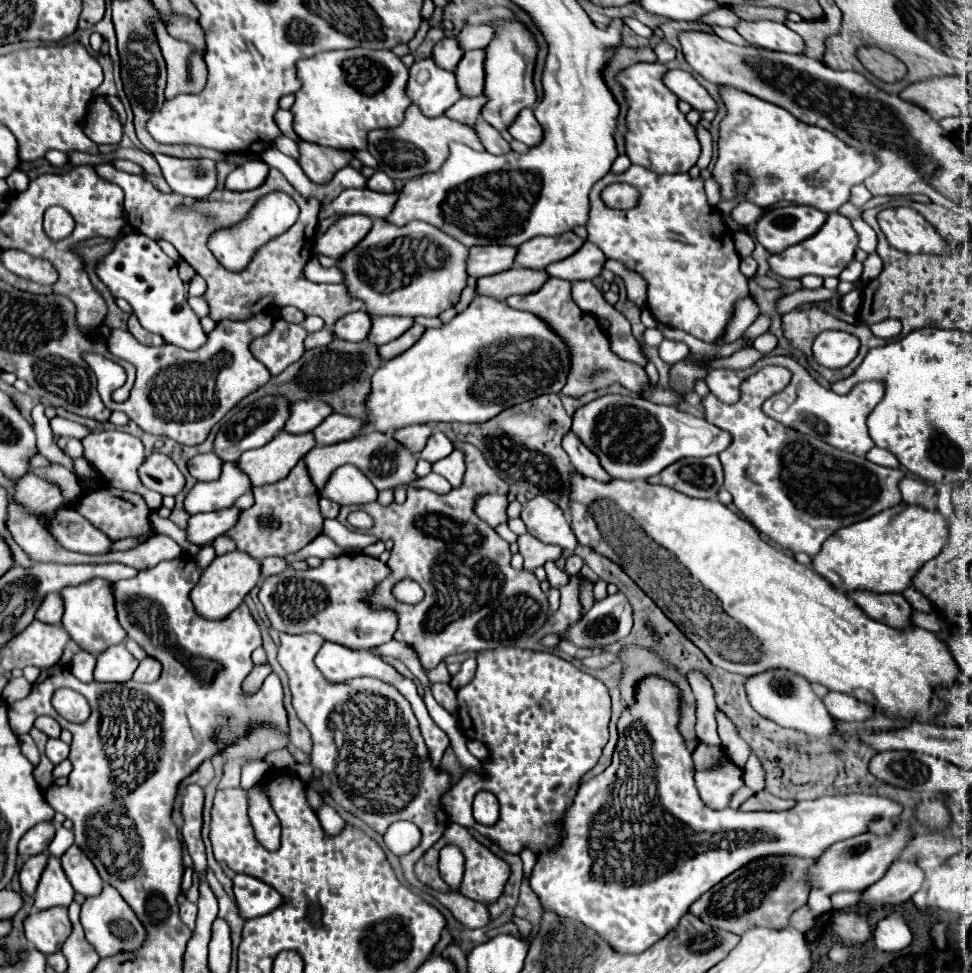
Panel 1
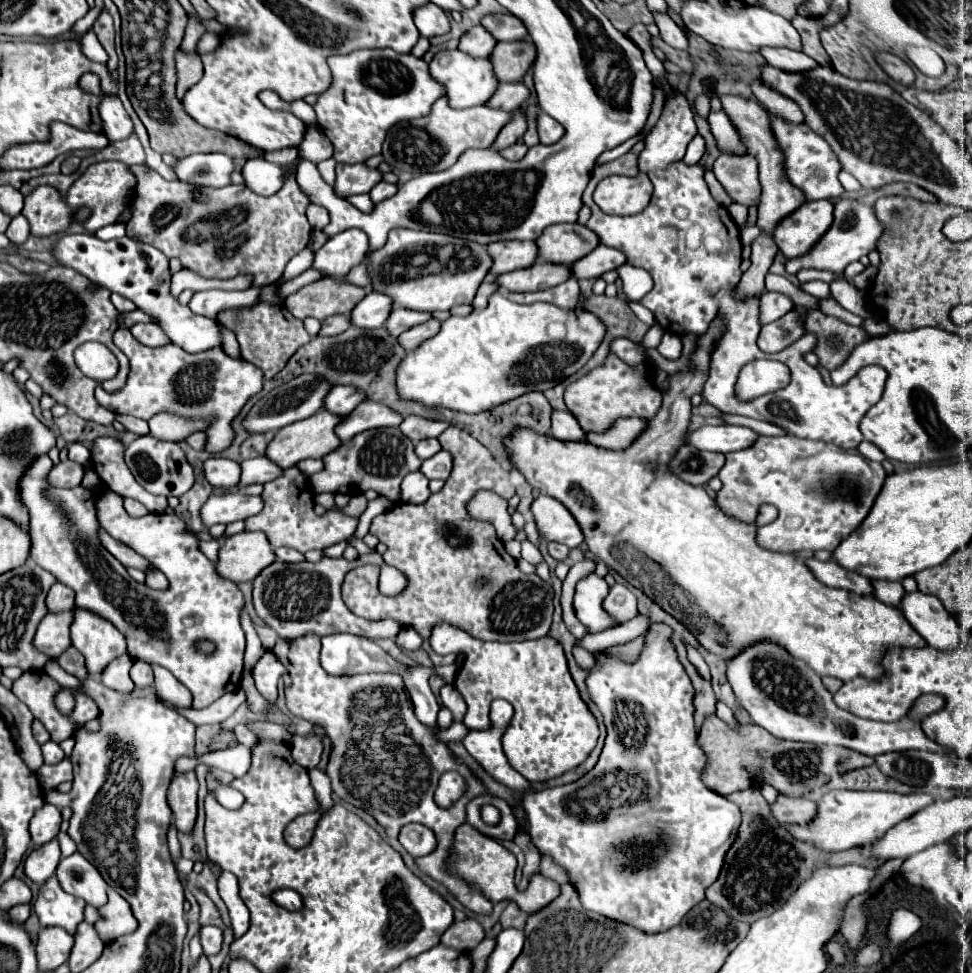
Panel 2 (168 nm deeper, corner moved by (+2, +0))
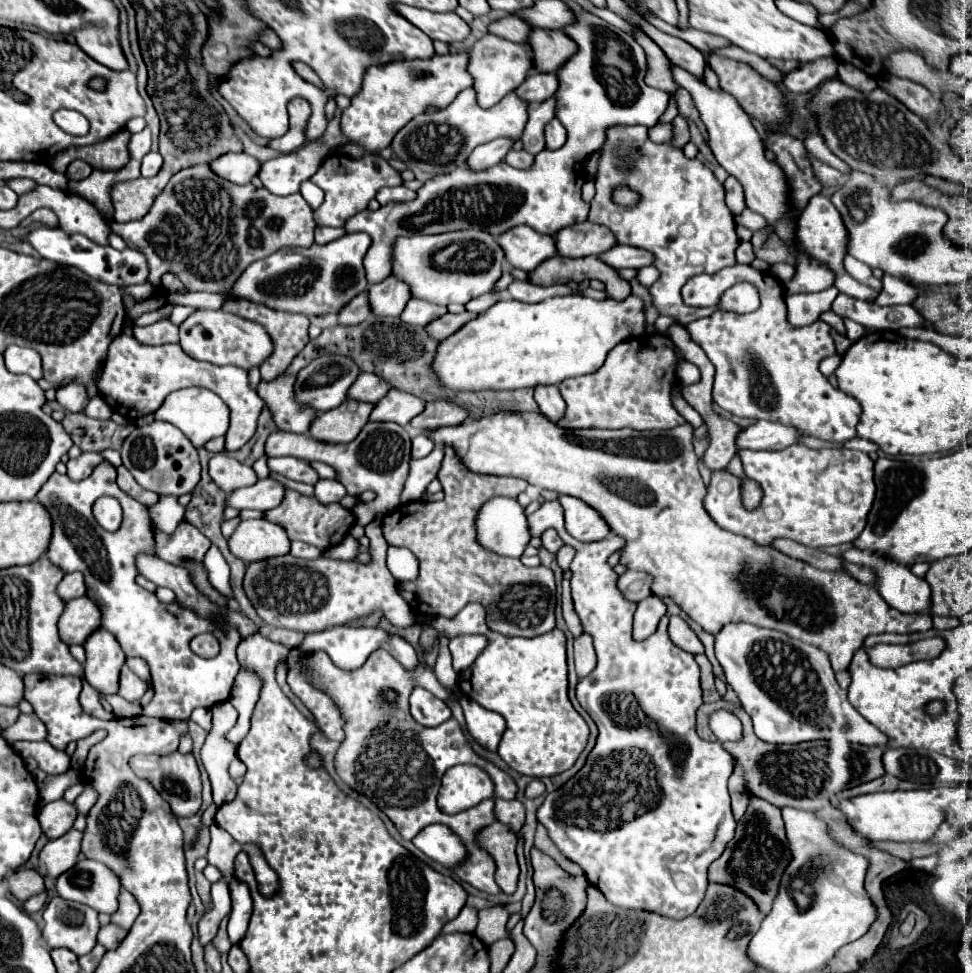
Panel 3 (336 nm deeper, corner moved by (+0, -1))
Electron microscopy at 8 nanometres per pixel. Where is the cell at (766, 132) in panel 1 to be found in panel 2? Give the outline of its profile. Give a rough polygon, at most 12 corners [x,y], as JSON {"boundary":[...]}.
{"boundary":[[774,115],[786,175],[808,201],[840,199],[842,165],[808,125]]}

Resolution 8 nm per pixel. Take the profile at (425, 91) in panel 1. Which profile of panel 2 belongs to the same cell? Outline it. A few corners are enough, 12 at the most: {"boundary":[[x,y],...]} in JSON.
{"boundary":[[440,51],[430,73],[450,107],[484,105],[498,77],[488,57]]}

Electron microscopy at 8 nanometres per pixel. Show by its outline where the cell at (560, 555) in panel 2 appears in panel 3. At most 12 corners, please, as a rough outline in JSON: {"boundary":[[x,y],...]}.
{"boundary":[[556,530],[542,534],[542,546],[556,552],[564,546]]}

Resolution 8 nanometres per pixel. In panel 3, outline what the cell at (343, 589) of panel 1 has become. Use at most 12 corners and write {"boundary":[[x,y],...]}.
{"boundary":[[380,520],[370,562],[252,562],[244,590],[258,616],[302,634],[380,612],[414,614],[386,568]]}

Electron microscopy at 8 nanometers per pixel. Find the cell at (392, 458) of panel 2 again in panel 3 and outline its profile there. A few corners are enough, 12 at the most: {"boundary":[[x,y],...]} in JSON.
{"boundary":[[368,422],[348,446],[274,432],[266,456],[332,466],[366,526],[400,506],[412,440],[392,422]]}

